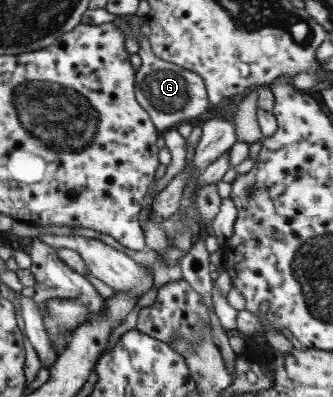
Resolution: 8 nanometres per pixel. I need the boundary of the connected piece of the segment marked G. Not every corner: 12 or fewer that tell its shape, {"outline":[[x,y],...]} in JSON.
{"outline":[[140,30],[135,98],[161,133],[210,105],[198,73],[154,55]]}

